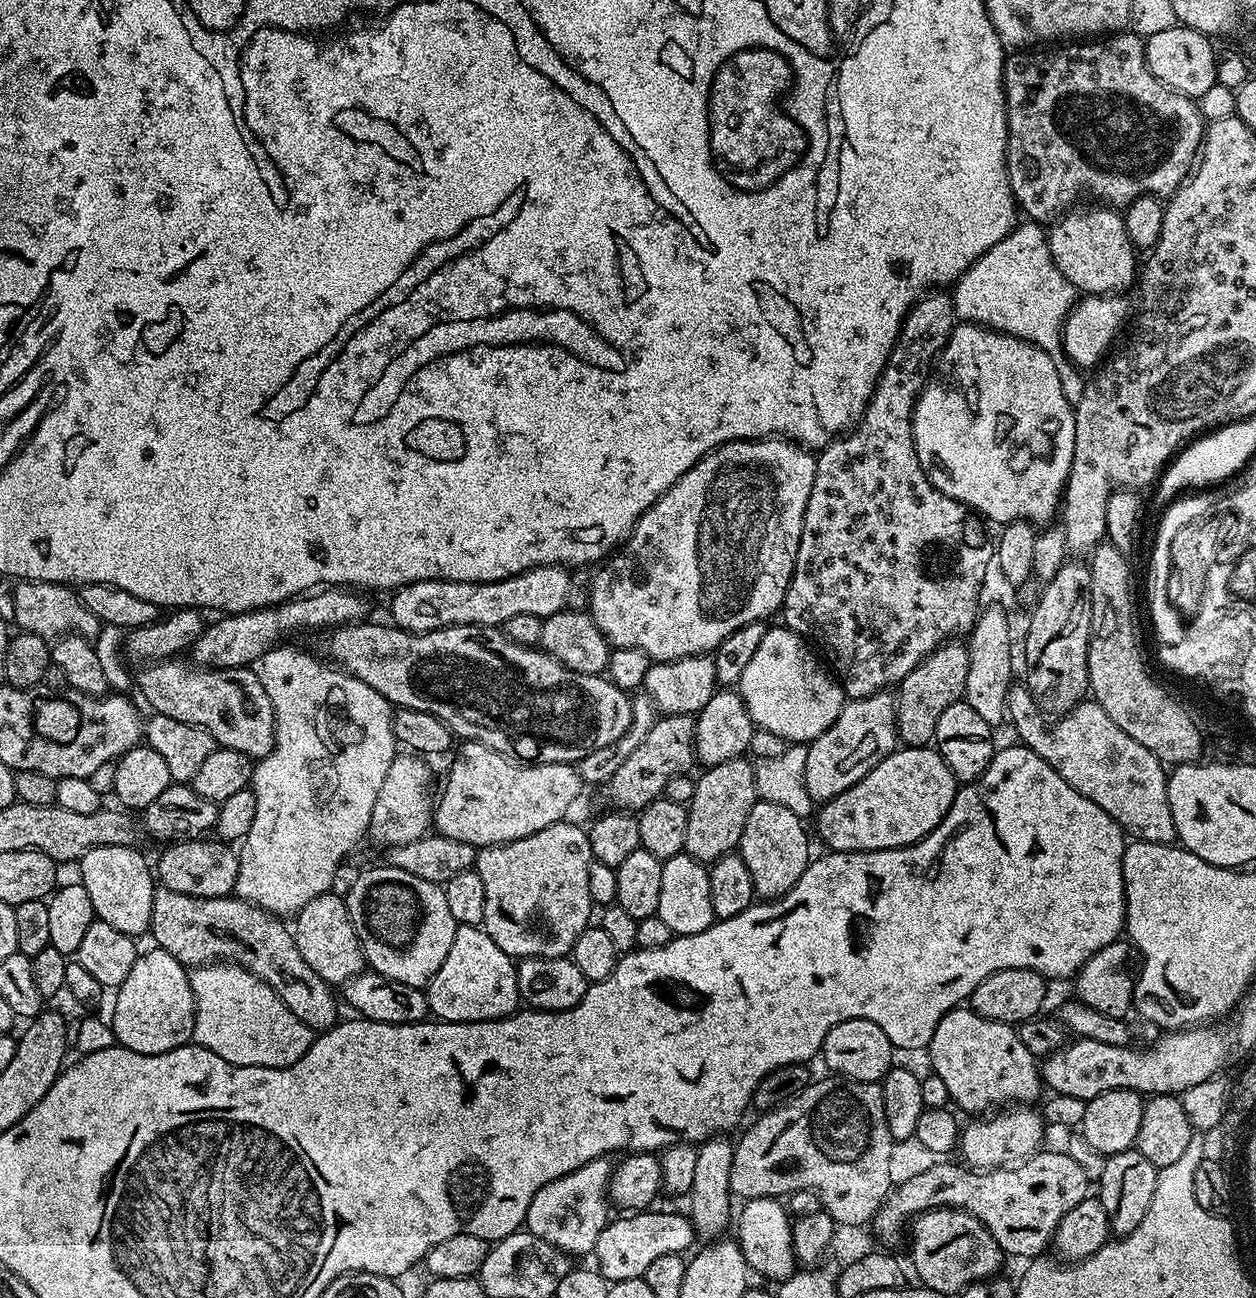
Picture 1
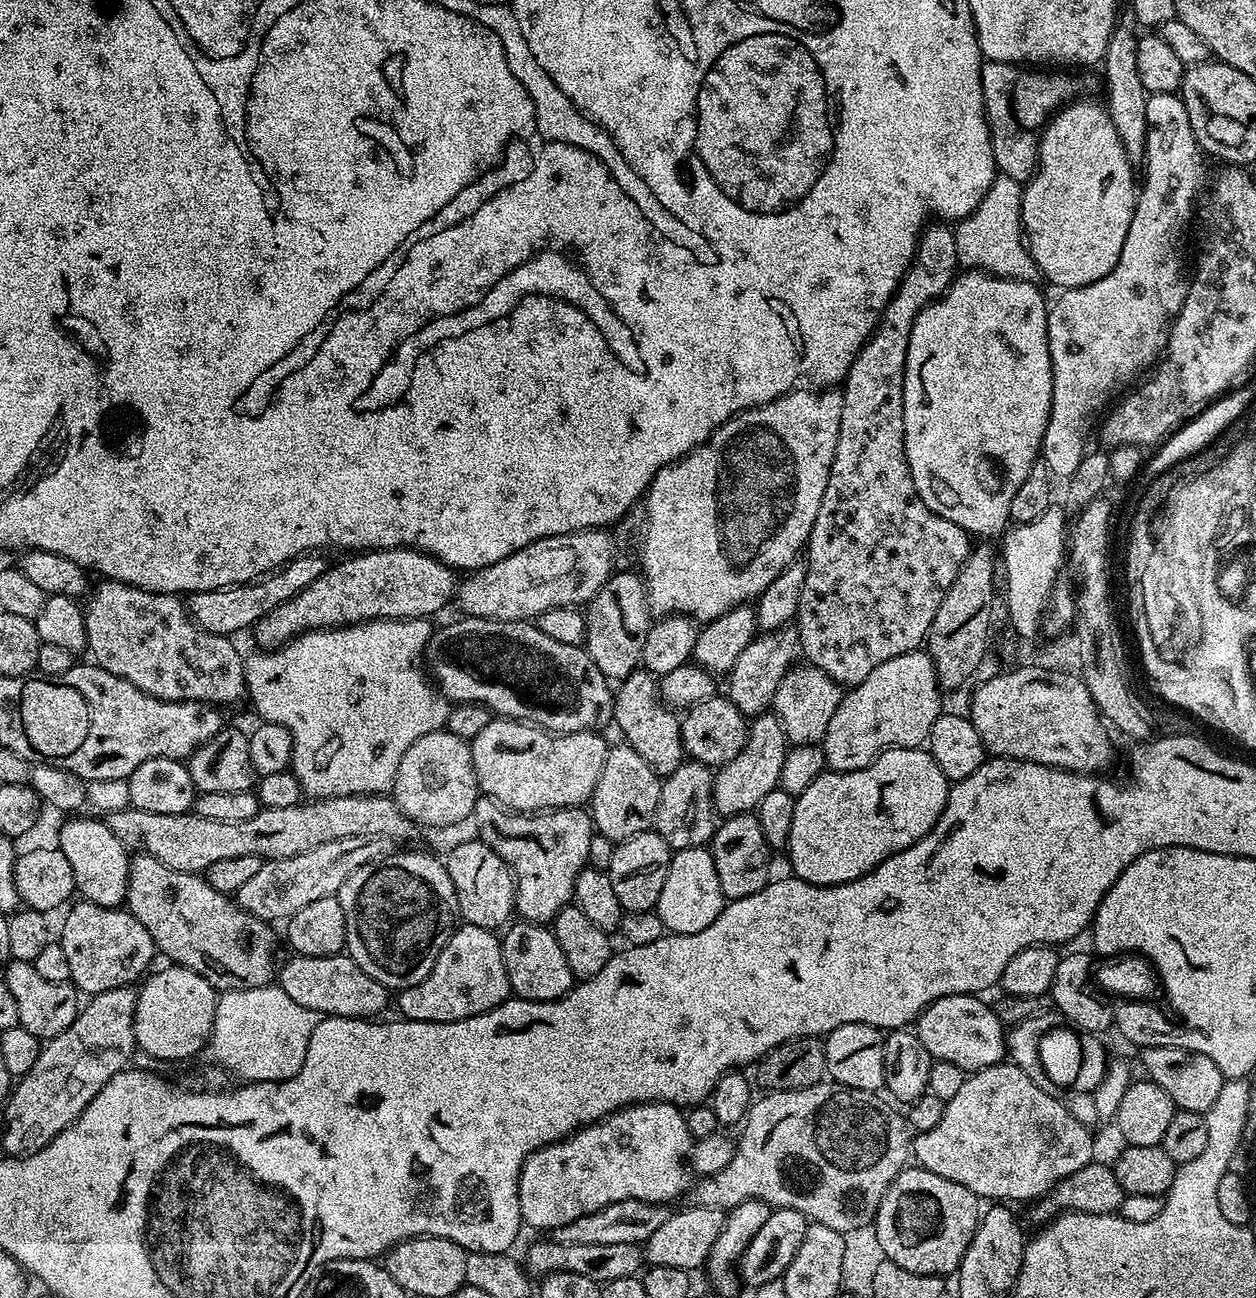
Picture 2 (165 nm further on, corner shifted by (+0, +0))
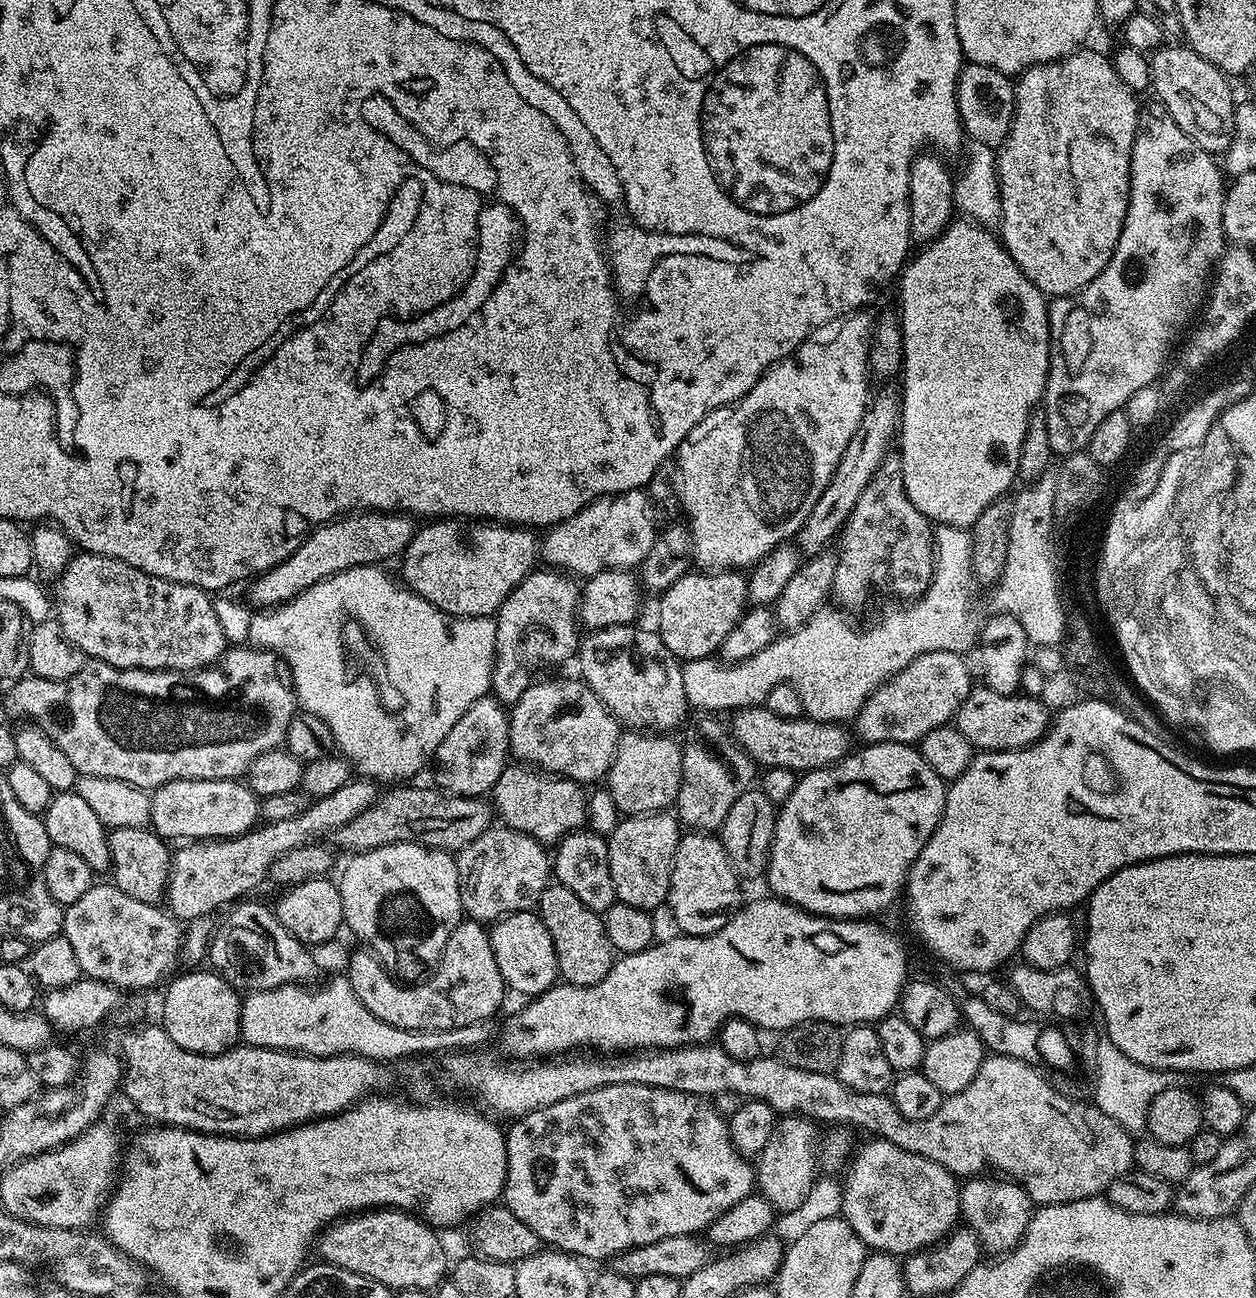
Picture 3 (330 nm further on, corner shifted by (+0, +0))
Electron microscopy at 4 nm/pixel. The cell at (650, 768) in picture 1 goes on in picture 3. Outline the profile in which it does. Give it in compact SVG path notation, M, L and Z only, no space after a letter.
M763 706L741 708L730 716L730 731L752 761L757 765L764 764L765 769L789 768L797 774L836 764L849 755L853 737L850 732L848 737L846 729L844 724L820 724L807 718L782 718Z

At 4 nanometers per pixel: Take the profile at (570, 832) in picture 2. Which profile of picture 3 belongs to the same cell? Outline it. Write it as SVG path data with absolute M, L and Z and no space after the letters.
M512 762L498 774L490 793L490 802L494 807L499 823L506 828L522 830L530 834L545 846L555 846L566 834L585 827L588 819L588 796L585 789L567 776L524 762Z

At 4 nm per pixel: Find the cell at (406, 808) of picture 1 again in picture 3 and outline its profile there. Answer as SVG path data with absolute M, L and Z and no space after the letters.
M491 694L478 698L478 702L474 702L474 706L470 706L470 710L466 710L466 714L462 714L462 718L458 718L458 722L454 722L454 730L450 730L450 734L446 734L446 738L442 738L442 746L438 746L434 757L437 780L435 783L443 791L450 792L454 796L483 797L485 794L491 793L494 782L498 782L498 774L502 774L502 770L510 763L508 743L511 729L510 716L505 705Z

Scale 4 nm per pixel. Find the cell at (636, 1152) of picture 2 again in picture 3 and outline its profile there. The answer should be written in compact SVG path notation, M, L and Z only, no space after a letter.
M615 1084L590 1090L586 1094L578 1094L574 1098L566 1098L562 1102L554 1102L554 1106L546 1106L542 1110L527 1112L525 1116L513 1119L511 1124L512 1129L509 1127L506 1132L508 1169L502 1197L503 1207L510 1209L514 1218L518 1218L518 1222L526 1222L526 1226L530 1226L530 1230L534 1230L534 1234L538 1234L538 1238L553 1249L567 1252L585 1261L608 1260L611 1256L621 1255L610 1264L611 1271L634 1281L646 1278L646 1274L667 1274L670 1278L678 1278L681 1281L690 1274L698 1274L698 1270L702 1270L710 1262L709 1245L703 1239L695 1240L692 1235L695 1232L703 1233L717 1218L726 1214L730 1206L742 1202L754 1192L756 1174L753 1165L732 1145L728 1133L728 1120L718 1114L711 1099L702 1096L641 1084Z

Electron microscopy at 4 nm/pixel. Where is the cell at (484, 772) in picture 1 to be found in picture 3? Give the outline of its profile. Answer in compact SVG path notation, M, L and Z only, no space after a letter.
M583 679L544 680L534 682L510 708L510 742L508 747L517 761L532 766L543 766L547 771L567 776L581 786L595 785L607 777L612 769L614 754L618 750L622 725L607 706L590 690Z

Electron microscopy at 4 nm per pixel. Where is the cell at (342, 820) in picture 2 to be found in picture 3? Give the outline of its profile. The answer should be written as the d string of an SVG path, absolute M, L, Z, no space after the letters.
M394 786L385 796L384 793L377 795L374 803L362 810L358 818L339 828L334 834L337 844L335 847L349 848L349 853L355 854L391 844L421 844L456 854L470 842L474 842L478 834L493 827L494 808L487 799L479 796L454 796L435 787L404 787L408 786Z

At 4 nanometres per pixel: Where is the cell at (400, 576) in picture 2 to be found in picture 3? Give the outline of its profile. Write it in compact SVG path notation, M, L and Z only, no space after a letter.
M436 518L428 524L419 527L410 546L405 550L402 557L402 563L399 575L402 577L403 583L411 592L416 592L422 598L426 598L426 602L430 602L434 606L438 606L446 614L451 616L491 616L495 617L496 611L502 606L502 602L506 602L506 598L514 591L519 584L528 577L528 573L533 571L538 564L538 536L533 529L521 528L519 526L509 526L503 522L489 522L487 520L477 520L475 518Z

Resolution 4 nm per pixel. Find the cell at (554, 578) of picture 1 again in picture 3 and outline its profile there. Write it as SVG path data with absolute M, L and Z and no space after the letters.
M635 488L590 502L578 514L547 529L538 552L545 565L576 578L587 578L611 568L635 569L650 554L658 535L654 503L647 491Z

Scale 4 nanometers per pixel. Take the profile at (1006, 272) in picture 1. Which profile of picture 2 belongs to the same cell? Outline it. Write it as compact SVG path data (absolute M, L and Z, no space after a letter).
M998 174L990 190L986 190L982 202L978 202L976 209L965 220L955 225L956 249L961 269L989 272L992 276L1011 280L1037 279L1038 269L1028 252L1024 229L1020 226L1023 193L1021 181Z

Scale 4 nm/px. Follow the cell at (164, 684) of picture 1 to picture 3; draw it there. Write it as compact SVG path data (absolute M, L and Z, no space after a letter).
M81 551L79 554L73 555L70 566L66 566L66 570L54 582L54 616L60 621L66 638L70 638L70 642L74 642L74 646L78 646L78 650L82 650L88 660L101 660L115 668L141 668L155 672L197 672L203 668L219 665L224 658L224 653L230 647L227 636L223 633L222 625L218 622L218 615L215 614L213 597L203 588L173 580L163 580L154 574L146 574L146 570L138 570L134 566L130 566L130 562L122 562L118 558L110 558L93 552Z

